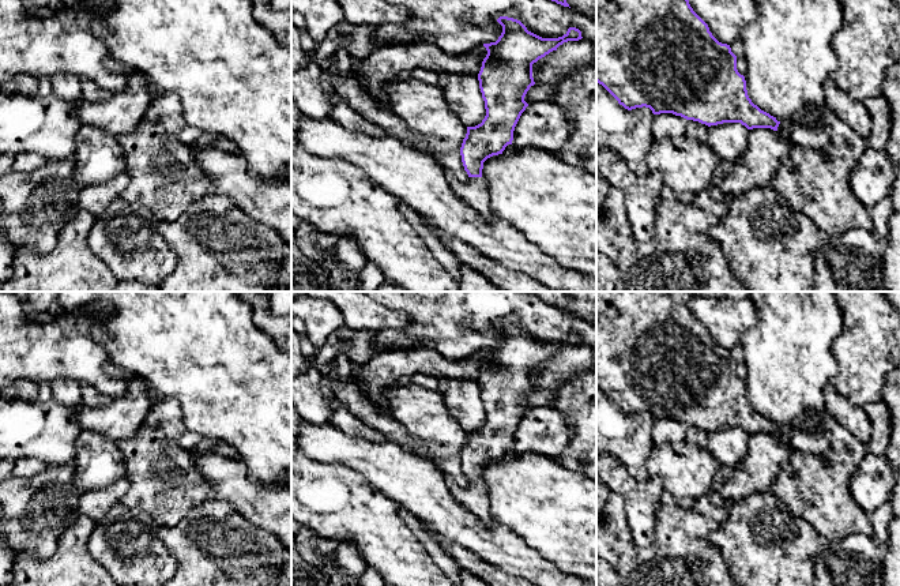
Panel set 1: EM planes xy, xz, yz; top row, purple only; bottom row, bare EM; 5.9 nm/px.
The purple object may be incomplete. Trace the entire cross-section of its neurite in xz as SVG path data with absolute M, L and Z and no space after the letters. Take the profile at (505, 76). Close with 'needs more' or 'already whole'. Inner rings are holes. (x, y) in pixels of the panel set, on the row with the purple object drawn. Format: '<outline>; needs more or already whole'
M500 16L502 33L496 42L483 44L487 50L478 74L486 116L481 124L467 127L460 147L462 162L468 174L466 181L449 176L449 185L486 221L494 221L490 194L482 177L483 162L502 154L512 144L515 127L528 104L524 97L531 86L532 64L568 41L581 40L581 31L569 27L558 38L542 38L517 19Z; needs more

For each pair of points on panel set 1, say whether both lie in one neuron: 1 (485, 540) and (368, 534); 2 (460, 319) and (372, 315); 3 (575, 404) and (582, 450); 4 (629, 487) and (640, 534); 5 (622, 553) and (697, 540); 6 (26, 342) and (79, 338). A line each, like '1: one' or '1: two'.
1: two
2: two
3: one
4: one
5: one
6: one

